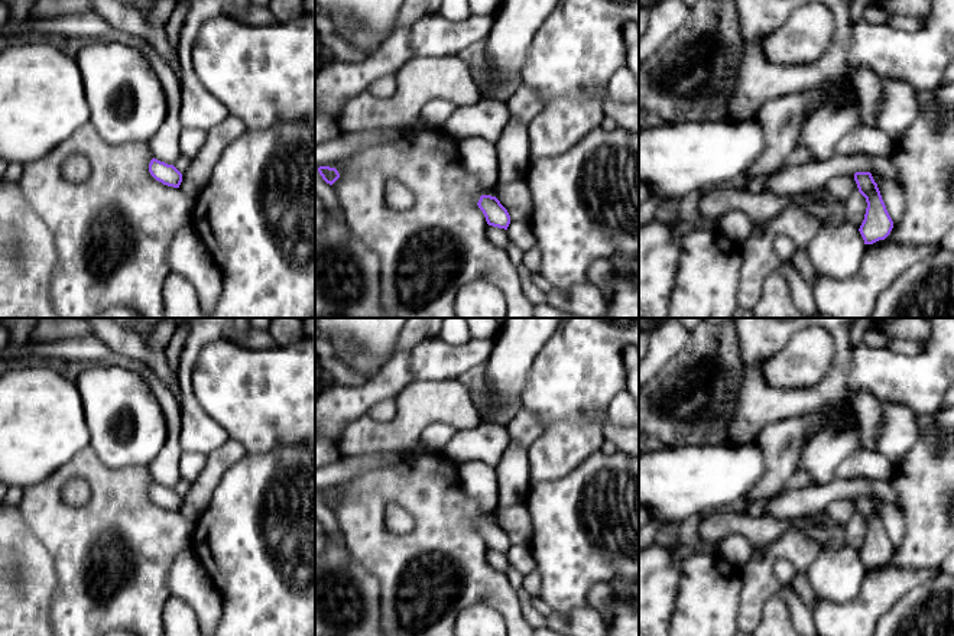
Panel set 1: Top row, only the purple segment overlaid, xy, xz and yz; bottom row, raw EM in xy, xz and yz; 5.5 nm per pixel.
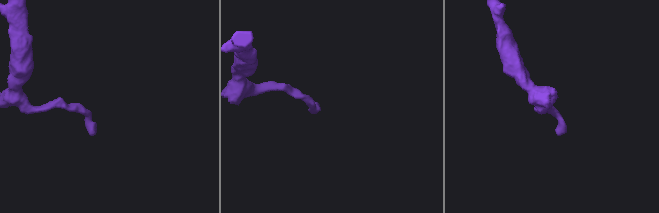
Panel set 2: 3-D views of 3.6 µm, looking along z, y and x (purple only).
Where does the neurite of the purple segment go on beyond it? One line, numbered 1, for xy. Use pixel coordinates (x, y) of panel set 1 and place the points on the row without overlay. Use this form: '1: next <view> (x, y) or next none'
1: next none

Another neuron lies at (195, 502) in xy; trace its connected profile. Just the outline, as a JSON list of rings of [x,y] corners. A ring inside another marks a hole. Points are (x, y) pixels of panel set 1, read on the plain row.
[[[228,438],[225,444],[207,454],[207,464],[189,491],[182,497],[179,512],[192,523],[205,512],[212,493],[220,484],[224,473],[246,455],[246,448],[237,439]]]

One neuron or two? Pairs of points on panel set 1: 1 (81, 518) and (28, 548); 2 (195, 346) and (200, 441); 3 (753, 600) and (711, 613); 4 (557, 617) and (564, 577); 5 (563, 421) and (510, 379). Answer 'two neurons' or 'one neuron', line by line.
1: two neurons
2: one neuron
3: two neurons
4: two neurons
5: two neurons

